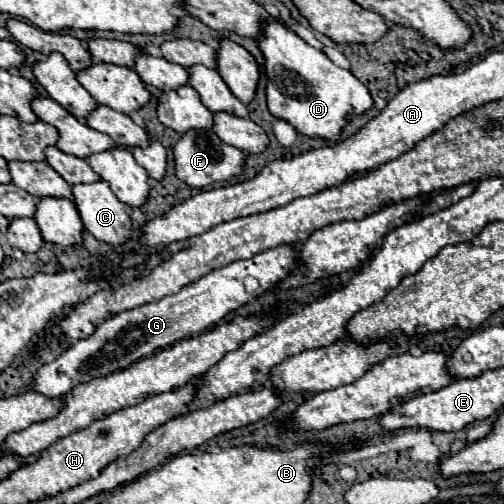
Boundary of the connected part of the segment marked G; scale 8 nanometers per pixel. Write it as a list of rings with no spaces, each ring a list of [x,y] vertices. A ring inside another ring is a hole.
[[[279,245],[275,249],[257,253],[251,259],[231,261],[231,265],[213,269],[211,273],[185,285],[179,293],[167,295],[157,303],[147,303],[137,309],[119,313],[103,321],[89,339],[73,343],[55,361],[39,367],[31,379],[29,389],[55,399],[59,395],[65,395],[79,383],[105,377],[115,369],[125,369],[141,357],[155,353],[157,349],[165,349],[167,345],[173,345],[183,337],[201,333],[203,329],[217,325],[229,311],[235,311],[269,291],[289,271],[295,269],[297,257],[299,253],[291,245]]]

